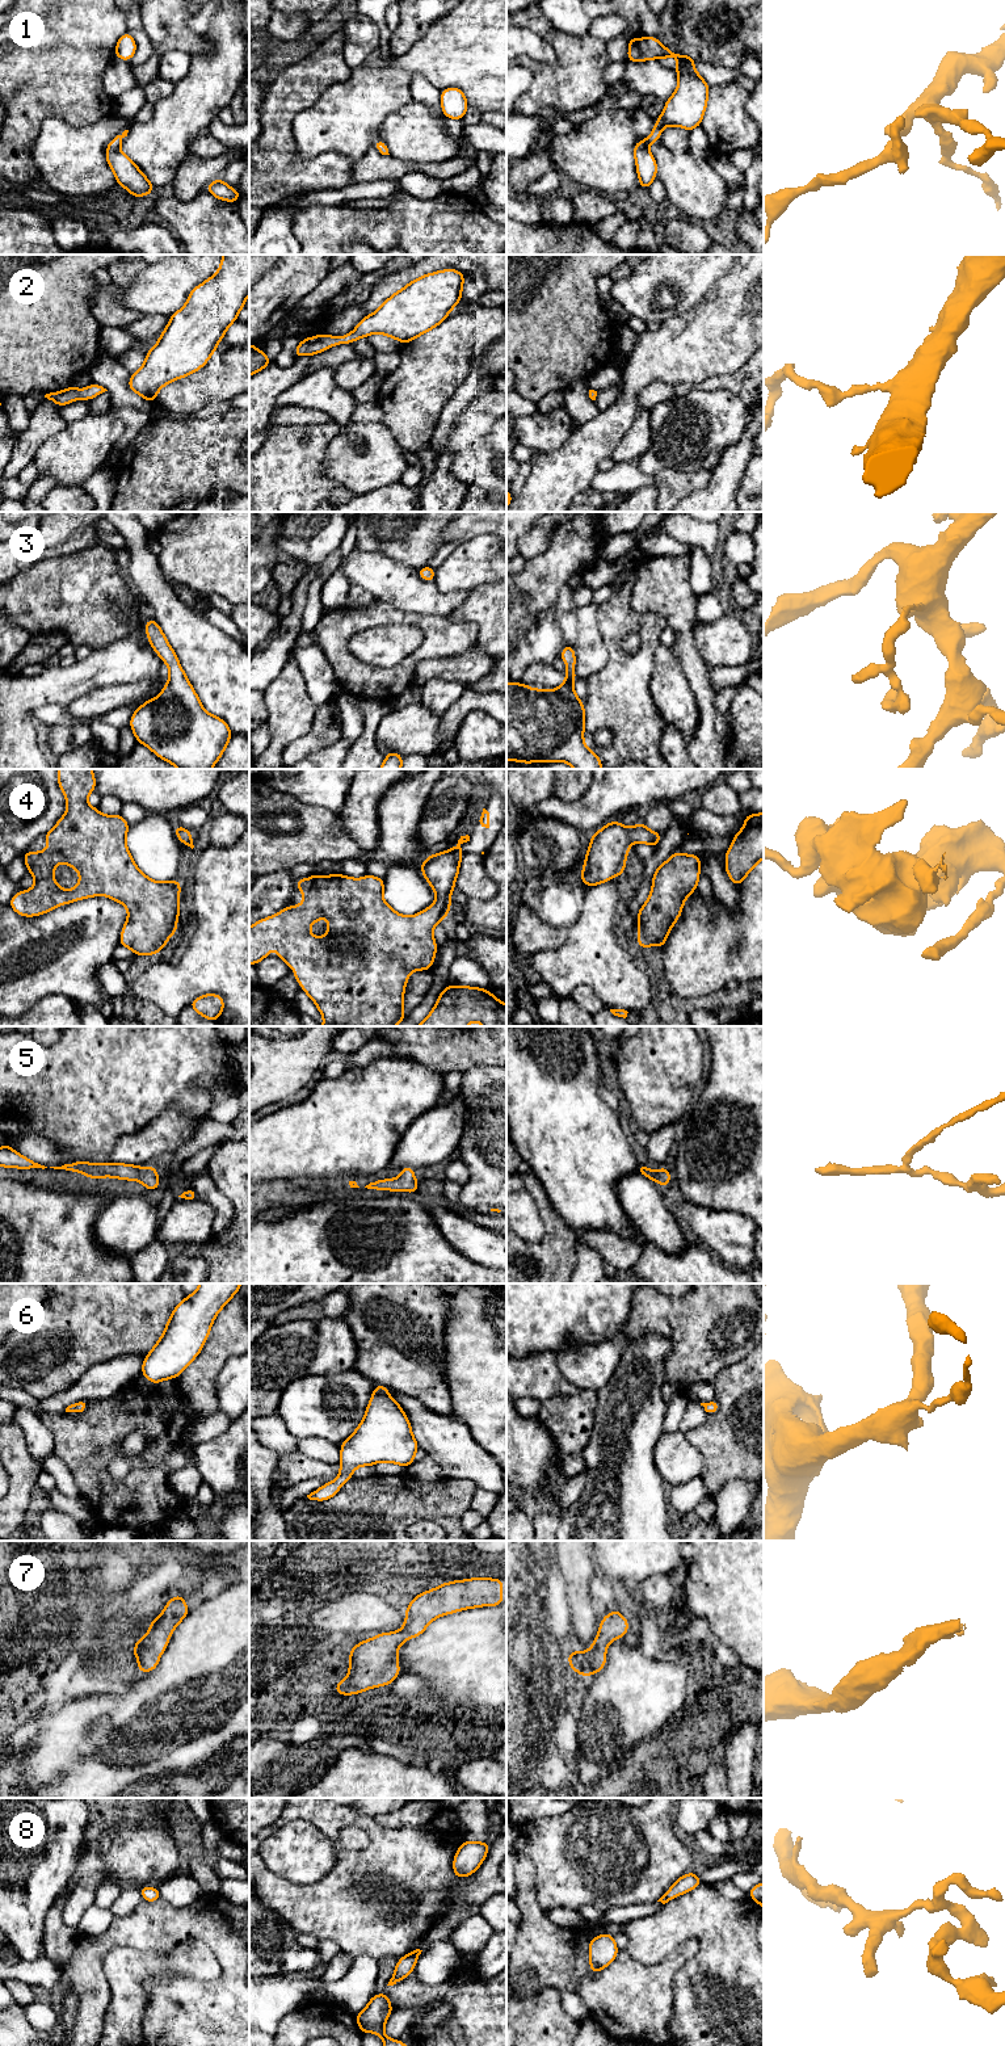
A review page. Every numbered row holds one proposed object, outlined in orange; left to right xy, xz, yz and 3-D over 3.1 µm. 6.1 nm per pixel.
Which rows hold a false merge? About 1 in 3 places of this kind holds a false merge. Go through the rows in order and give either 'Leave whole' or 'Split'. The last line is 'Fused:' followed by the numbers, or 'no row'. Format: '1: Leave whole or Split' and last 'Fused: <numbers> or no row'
1: Leave whole
2: Leave whole
3: Leave whole
4: Leave whole
5: Leave whole
6: Leave whole
7: Leave whole
8: Leave whole
Fused: no row

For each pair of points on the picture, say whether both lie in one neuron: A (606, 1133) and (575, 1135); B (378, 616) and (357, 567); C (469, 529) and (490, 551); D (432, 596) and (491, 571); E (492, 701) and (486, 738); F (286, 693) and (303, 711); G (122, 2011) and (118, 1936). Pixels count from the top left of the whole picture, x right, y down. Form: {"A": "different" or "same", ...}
{"A": "same", "B": "different", "C": "different", "D": "different", "E": "different", "F": "same", "G": "different"}

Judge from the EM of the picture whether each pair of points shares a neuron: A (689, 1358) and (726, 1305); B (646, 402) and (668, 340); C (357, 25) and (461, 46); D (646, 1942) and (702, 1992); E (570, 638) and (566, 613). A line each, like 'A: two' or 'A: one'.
A: one
B: two
C: two
D: one
E: one

